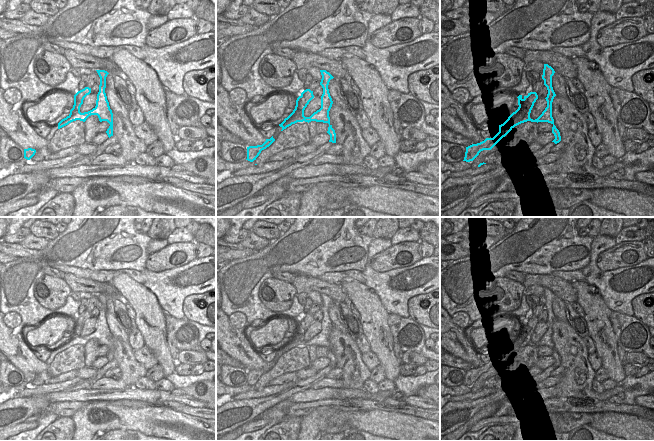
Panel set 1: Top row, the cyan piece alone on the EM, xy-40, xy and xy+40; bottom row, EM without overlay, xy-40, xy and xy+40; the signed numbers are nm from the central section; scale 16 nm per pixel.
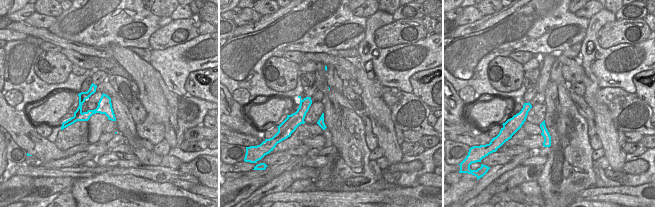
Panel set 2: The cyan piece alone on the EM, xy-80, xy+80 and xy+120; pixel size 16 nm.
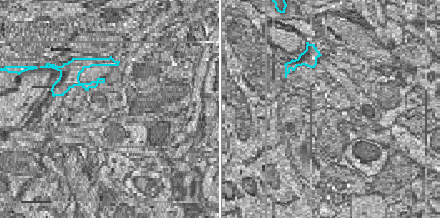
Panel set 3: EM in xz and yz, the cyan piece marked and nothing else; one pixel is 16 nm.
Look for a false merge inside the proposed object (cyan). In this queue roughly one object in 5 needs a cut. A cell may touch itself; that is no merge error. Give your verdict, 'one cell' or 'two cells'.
two cells

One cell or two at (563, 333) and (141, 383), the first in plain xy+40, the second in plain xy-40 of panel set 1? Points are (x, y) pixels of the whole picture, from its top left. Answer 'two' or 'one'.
two

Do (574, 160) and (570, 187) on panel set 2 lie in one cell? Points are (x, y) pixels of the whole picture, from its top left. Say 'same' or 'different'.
same

